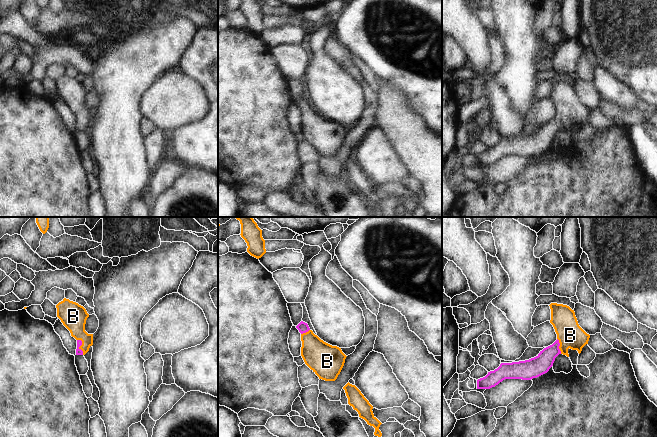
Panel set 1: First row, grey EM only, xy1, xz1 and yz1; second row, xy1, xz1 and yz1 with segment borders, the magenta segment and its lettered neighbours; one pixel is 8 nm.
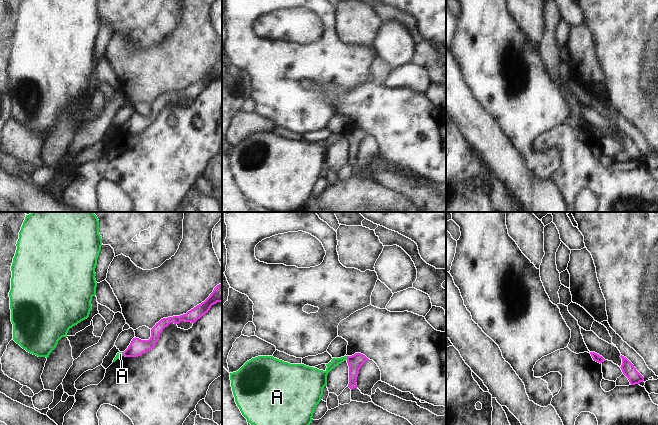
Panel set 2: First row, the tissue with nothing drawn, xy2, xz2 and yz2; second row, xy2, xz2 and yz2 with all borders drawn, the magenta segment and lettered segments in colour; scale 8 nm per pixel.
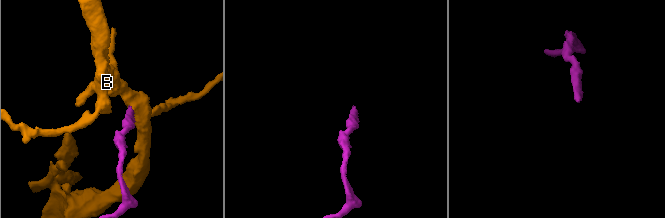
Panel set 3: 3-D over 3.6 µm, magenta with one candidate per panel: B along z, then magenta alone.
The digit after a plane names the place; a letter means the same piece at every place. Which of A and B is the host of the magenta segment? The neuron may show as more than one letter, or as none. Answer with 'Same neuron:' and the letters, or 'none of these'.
Same neuron: B.

